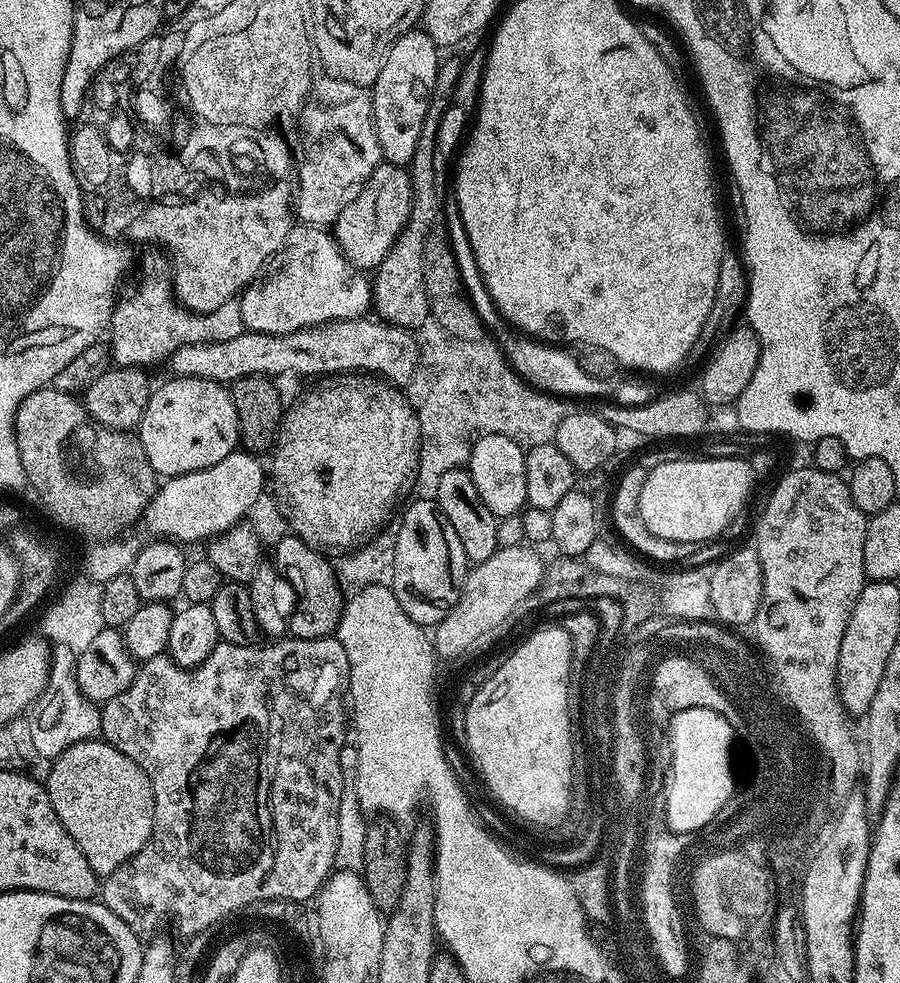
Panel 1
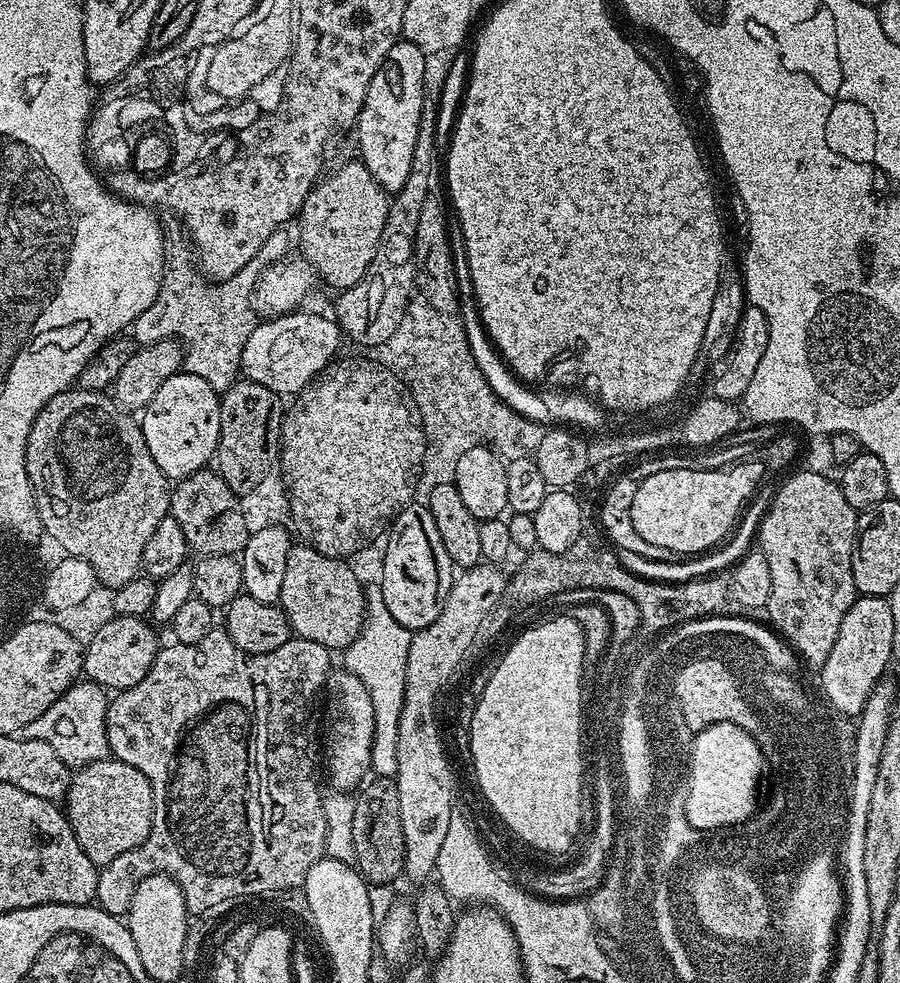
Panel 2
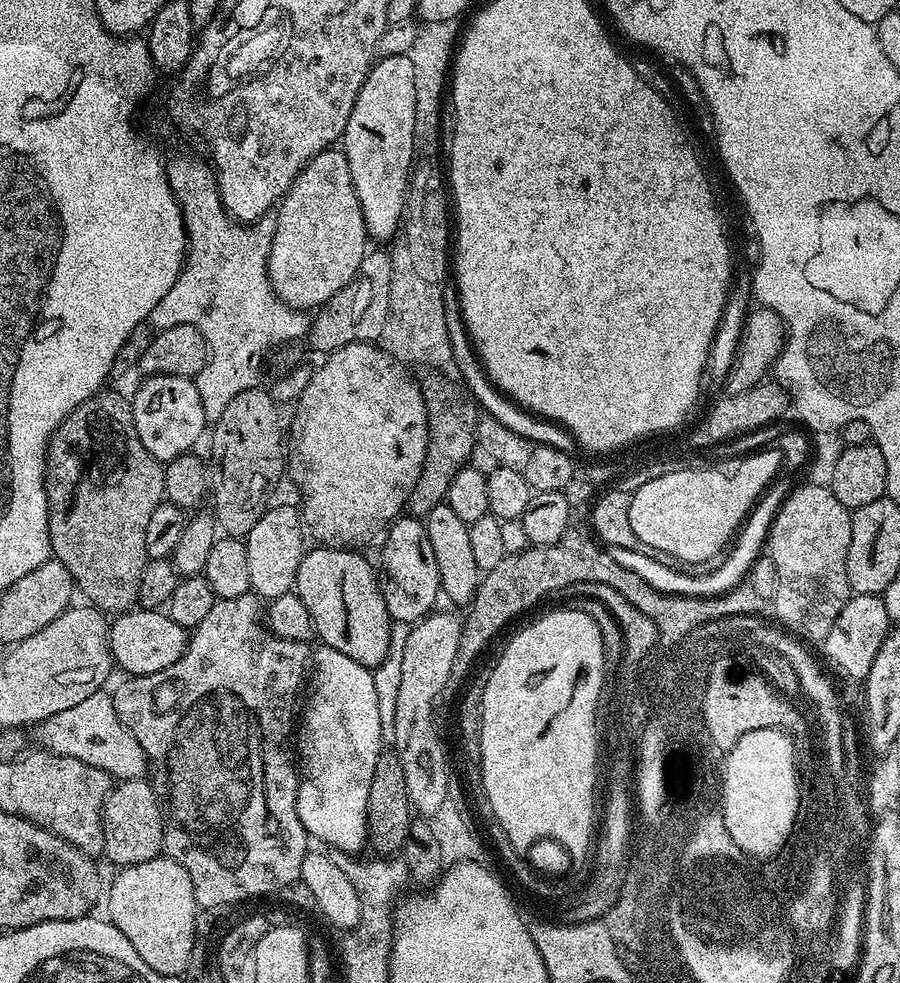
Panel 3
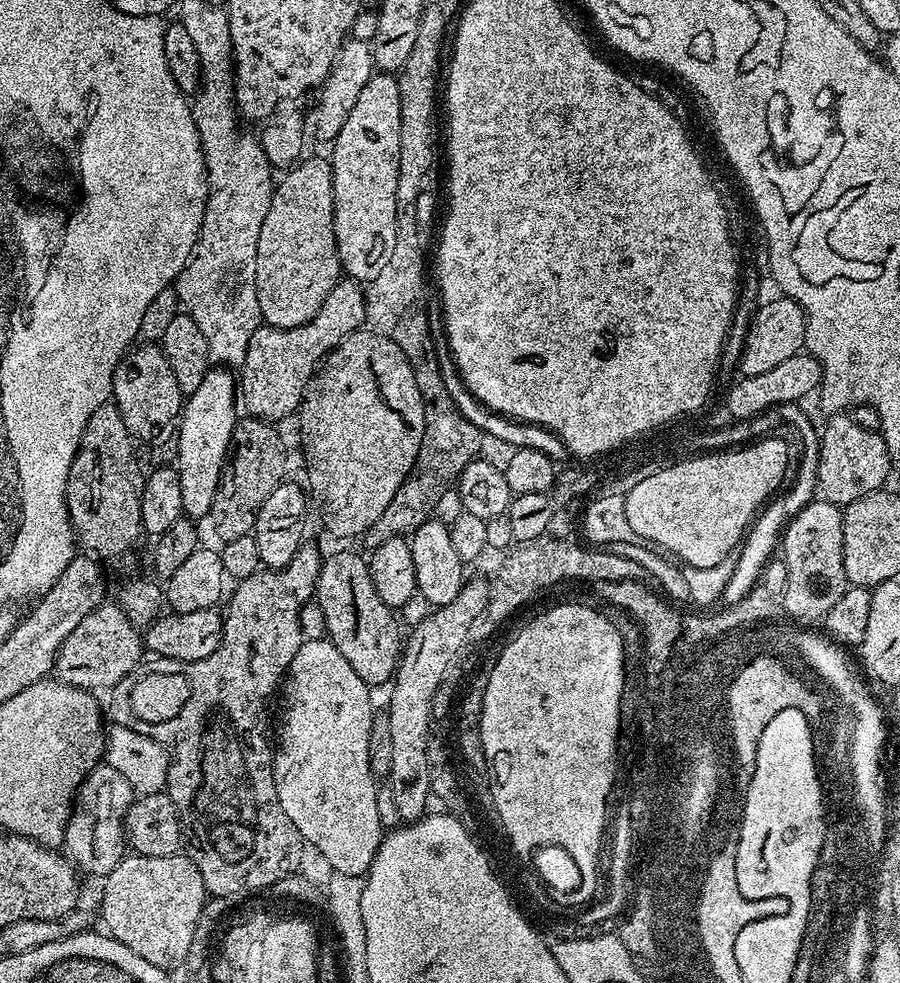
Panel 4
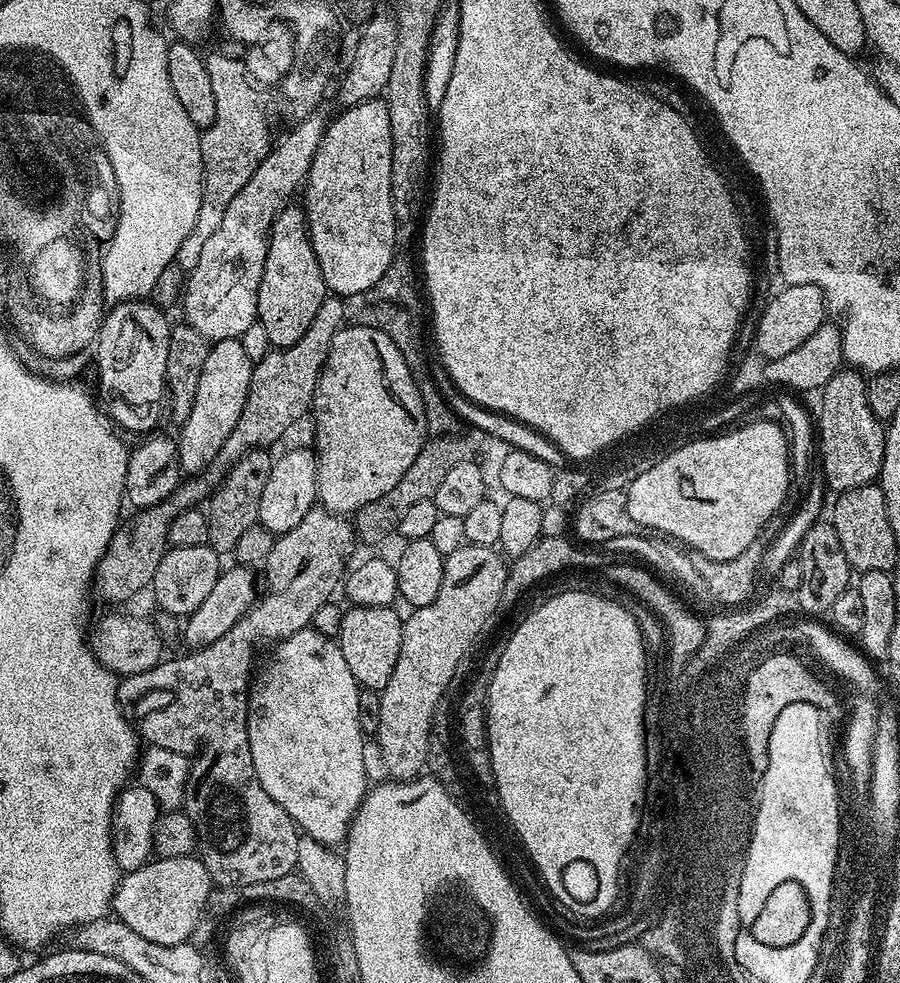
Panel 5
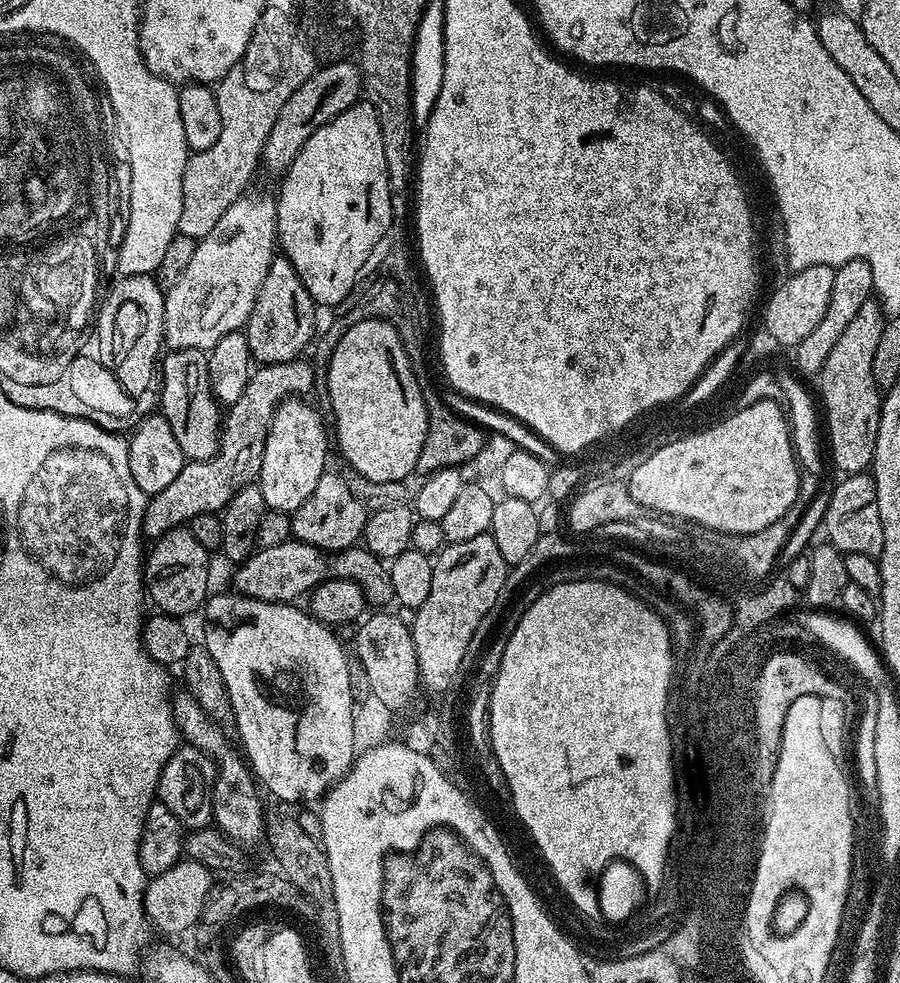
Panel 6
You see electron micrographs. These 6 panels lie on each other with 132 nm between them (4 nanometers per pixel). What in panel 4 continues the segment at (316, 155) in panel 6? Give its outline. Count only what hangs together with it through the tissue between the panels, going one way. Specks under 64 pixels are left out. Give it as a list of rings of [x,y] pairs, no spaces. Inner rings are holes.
[[[395,75],[370,78],[350,110],[342,130],[331,141],[334,174],[334,232],[340,267],[345,277],[369,282],[394,252],[398,166],[402,146],[402,98]]]

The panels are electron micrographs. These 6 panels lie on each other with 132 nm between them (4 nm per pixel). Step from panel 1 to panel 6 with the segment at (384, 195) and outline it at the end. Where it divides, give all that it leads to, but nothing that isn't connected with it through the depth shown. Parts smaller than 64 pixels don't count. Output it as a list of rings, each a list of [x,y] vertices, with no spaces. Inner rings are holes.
[[[277,254],[270,262],[270,270],[266,270],[266,278],[258,290],[258,298],[254,298],[254,310],[250,310],[250,318],[246,325],[246,335],[250,354],[257,365],[281,364],[297,359],[304,347],[313,343],[317,331],[316,311],[318,305],[302,286],[298,278],[298,270],[290,266],[290,262]]]

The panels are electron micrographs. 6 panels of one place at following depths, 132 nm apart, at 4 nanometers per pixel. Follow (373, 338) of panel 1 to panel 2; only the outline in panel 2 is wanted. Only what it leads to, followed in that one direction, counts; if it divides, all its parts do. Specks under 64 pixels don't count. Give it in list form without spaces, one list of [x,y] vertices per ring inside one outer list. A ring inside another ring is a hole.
[[[297,310],[287,316],[273,316],[257,323],[256,329],[246,338],[246,346],[242,346],[240,370],[243,379],[258,382],[258,386],[266,386],[266,390],[274,390],[281,394],[299,394],[327,364],[337,359],[342,348],[342,333],[339,323],[331,315],[319,316],[316,312]]]

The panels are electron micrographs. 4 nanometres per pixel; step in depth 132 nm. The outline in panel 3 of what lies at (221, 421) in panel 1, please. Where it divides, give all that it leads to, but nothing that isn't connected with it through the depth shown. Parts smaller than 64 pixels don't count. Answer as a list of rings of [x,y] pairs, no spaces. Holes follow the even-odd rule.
[[[149,376],[141,379],[140,389],[131,393],[134,426],[142,446],[161,462],[178,458],[193,451],[204,432],[206,421],[202,410],[202,398],[198,398],[195,379],[187,376]]]

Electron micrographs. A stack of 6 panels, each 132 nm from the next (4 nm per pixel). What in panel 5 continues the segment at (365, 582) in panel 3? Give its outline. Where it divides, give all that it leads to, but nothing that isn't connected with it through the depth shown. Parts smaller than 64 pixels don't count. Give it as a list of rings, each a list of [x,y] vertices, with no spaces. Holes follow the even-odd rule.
[[[352,606],[344,613],[338,643],[342,650],[342,658],[346,658],[346,666],[350,666],[350,674],[355,675],[356,682],[361,688],[382,689],[386,682],[390,682],[390,674],[394,674],[404,633],[404,620],[395,612],[396,610],[392,606],[387,608]]]

